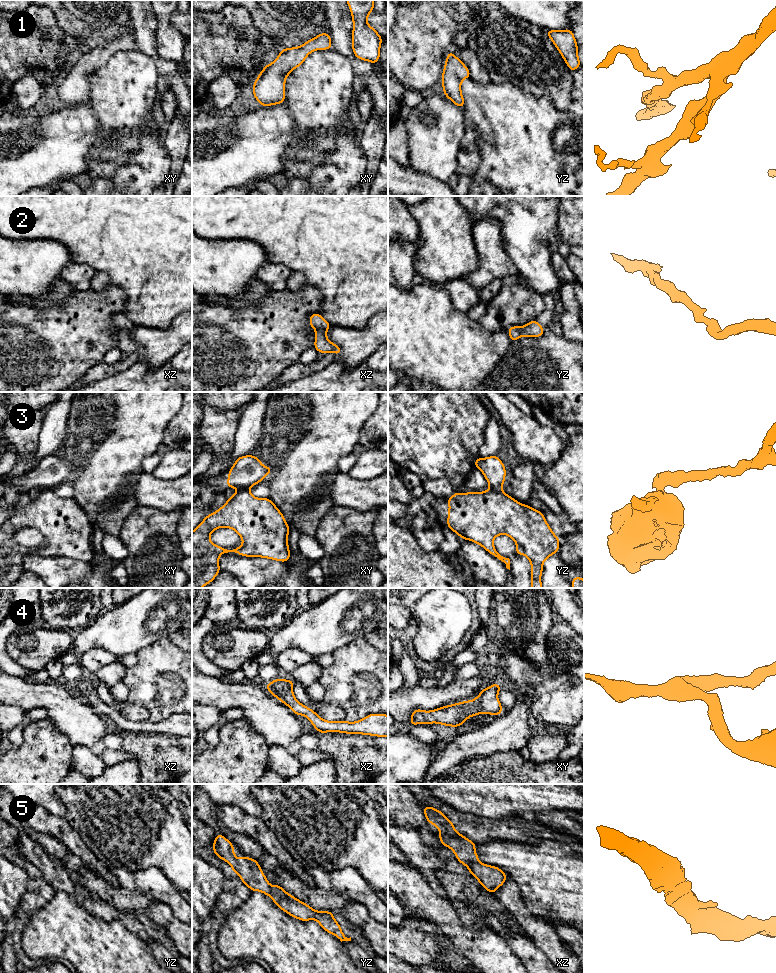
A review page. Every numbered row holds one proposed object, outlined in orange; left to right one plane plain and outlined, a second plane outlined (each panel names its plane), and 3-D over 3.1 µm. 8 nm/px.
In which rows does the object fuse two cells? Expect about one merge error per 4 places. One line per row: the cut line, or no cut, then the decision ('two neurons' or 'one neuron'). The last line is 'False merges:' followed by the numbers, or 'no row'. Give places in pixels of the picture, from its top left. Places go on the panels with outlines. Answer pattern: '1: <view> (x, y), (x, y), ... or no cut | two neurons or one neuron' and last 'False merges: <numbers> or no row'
1: no cut | one neuron
2: no cut | one neuron
3: yz (491, 488), (500, 490) | two neurons
4: no cut | one neuron
5: no cut | one neuron
False merges: 3

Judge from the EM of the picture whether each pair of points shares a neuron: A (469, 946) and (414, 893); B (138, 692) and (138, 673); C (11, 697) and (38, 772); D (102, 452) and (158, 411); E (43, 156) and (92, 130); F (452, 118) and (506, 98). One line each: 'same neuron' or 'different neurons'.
A: same neuron
B: same neuron
C: different neurons
D: same neuron
E: same neuron
F: different neurons

